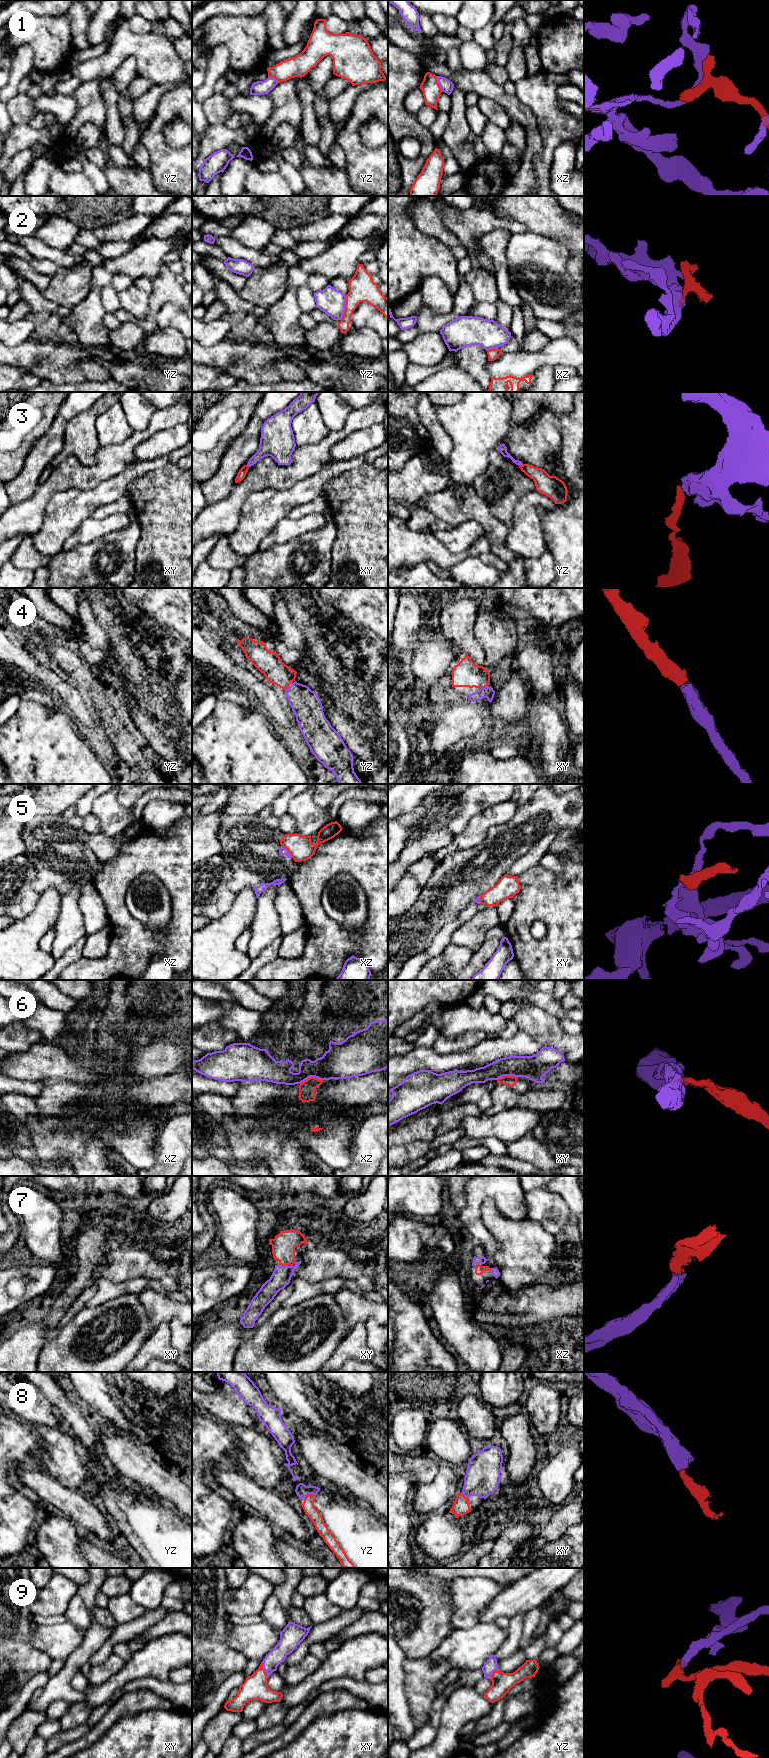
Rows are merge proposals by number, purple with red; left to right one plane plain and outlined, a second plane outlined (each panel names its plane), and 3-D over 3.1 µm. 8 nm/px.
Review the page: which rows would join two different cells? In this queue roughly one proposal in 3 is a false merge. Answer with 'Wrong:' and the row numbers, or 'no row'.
Wrong: 1, 2, 5, 6

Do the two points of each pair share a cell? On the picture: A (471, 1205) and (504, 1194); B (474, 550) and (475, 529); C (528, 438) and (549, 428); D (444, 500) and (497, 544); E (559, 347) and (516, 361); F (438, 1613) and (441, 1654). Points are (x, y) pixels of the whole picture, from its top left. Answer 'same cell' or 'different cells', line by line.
A: same cell
B: different cells
C: same cell
D: same cell
E: same cell
F: different cells

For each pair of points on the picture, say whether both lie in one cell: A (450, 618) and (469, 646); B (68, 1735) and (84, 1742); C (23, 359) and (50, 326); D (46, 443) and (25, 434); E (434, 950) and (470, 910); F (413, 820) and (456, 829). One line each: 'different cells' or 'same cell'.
A: same cell
B: different cells
C: different cells
D: different cells
E: same cell
F: same cell

